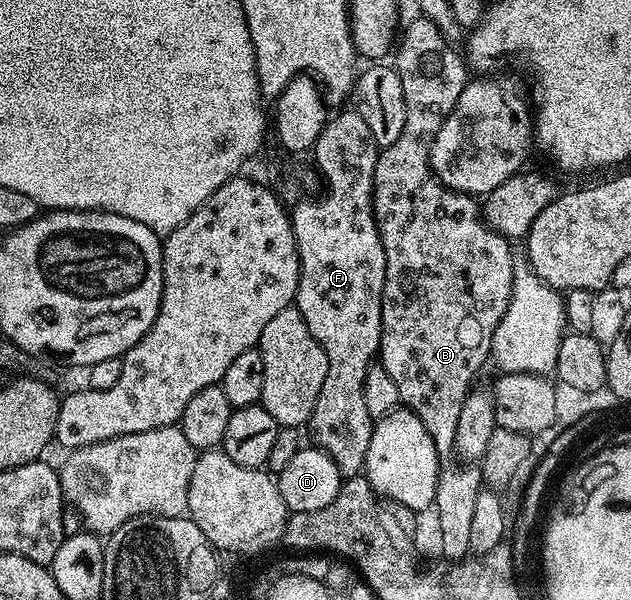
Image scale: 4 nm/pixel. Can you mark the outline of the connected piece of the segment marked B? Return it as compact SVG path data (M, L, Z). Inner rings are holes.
M416 16L408 27L403 27L394 50L394 68L398 72L398 80L402 80L406 124L402 124L398 140L377 153L372 185L372 211L382 248L386 252L378 362L386 368L386 372L390 372L394 385L398 387L401 403L422 420L423 427L430 432L430 440L434 440L434 448L440 458L434 503L436 530L440 533L440 550L452 564L469 557L472 518L482 489L481 467L461 464L454 457L458 415L462 413L462 404L469 390L473 389L472 377L483 368L484 361L489 361L492 337L512 295L514 265L512 250L508 247L511 246L509 239L489 228L482 217L481 203L473 195L458 194L443 186L430 164L434 136L438 136L438 128L442 128L446 116L450 116L454 104L458 104L462 88L470 81L465 59L455 50L453 43L438 32L438 24L426 17Z

